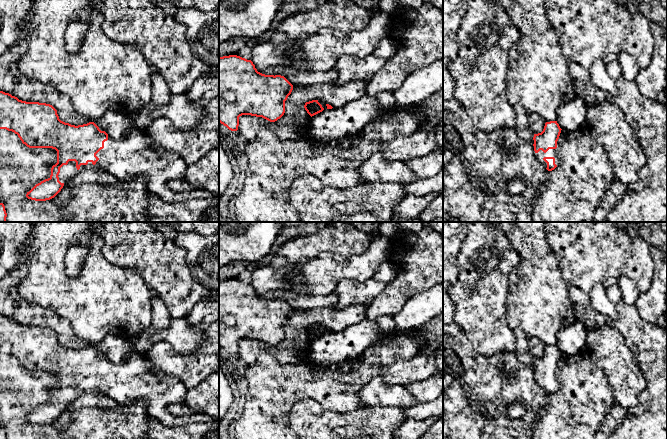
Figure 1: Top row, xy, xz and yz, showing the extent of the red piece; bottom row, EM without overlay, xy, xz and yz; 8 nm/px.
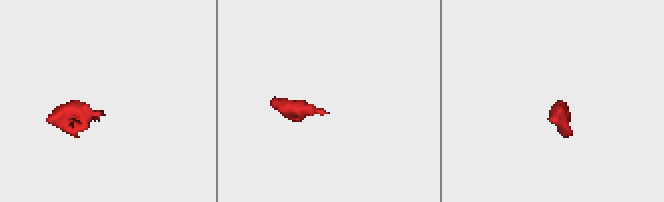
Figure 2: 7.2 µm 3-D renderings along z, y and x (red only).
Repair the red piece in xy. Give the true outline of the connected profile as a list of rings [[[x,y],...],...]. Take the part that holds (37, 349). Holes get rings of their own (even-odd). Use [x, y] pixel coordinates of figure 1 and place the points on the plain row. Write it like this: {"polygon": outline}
{"polygon": [[[0,315],[0,353],[14,356],[29,372],[52,372],[57,375],[57,387],[52,390],[50,401],[27,416],[26,421],[31,424],[46,425],[54,422],[78,395],[94,391],[101,392],[120,404],[145,401],[149,415],[169,427],[214,421],[212,416],[198,412],[173,415],[169,406],[184,403],[188,390],[179,379],[155,367],[146,354],[131,353],[123,363],[117,364],[101,355],[94,346],[78,350],[65,347],[59,343],[57,334],[52,329],[22,325],[3,315]]]}

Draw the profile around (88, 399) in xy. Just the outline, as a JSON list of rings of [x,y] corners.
[[[85,392],[78,395],[67,407],[64,408],[61,415],[52,424],[57,429],[67,426],[70,420],[70,414],[78,409],[86,407],[101,407],[103,409],[119,409],[120,403],[106,396],[101,392]]]

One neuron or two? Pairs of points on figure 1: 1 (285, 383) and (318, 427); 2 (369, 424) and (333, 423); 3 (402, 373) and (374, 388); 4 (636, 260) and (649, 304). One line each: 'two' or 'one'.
1: two
2: one
3: two
4: two

